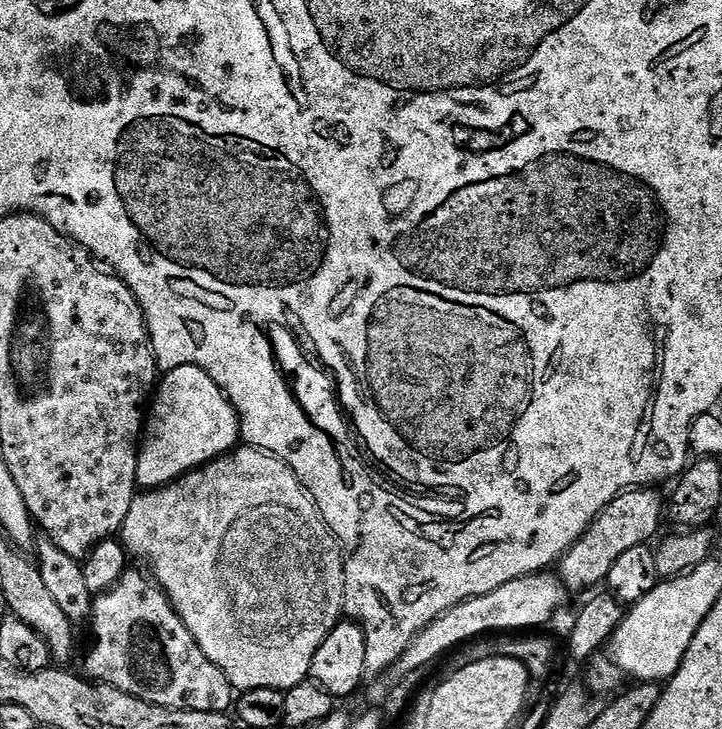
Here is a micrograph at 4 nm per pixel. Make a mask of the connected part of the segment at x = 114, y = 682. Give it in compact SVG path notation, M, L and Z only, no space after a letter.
M111 590L105 592L93 603L92 617L90 625L96 631L96 649L88 656L88 672L89 677L95 678L97 681L110 684L112 687L122 690L126 694L130 694L139 700L145 700L151 704L158 706L166 706L167 708L181 708L182 710L206 710L207 712L228 712L234 704L234 689L232 683L228 681L226 674L214 664L202 652L194 634L190 632L184 625L182 618L177 614L176 609L172 607L171 600L162 590L156 592L118 592L119 590Z

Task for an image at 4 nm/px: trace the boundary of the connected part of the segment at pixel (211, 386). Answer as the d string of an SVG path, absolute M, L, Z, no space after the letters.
M183 364L163 373L150 404L150 415L146 420L140 454L136 457L136 483L141 489L163 488L195 468L202 468L210 461L217 460L219 456L229 455L241 443L242 416L230 396L228 401L227 395L229 396L229 393L222 387L221 381L213 373L199 368L197 364Z

